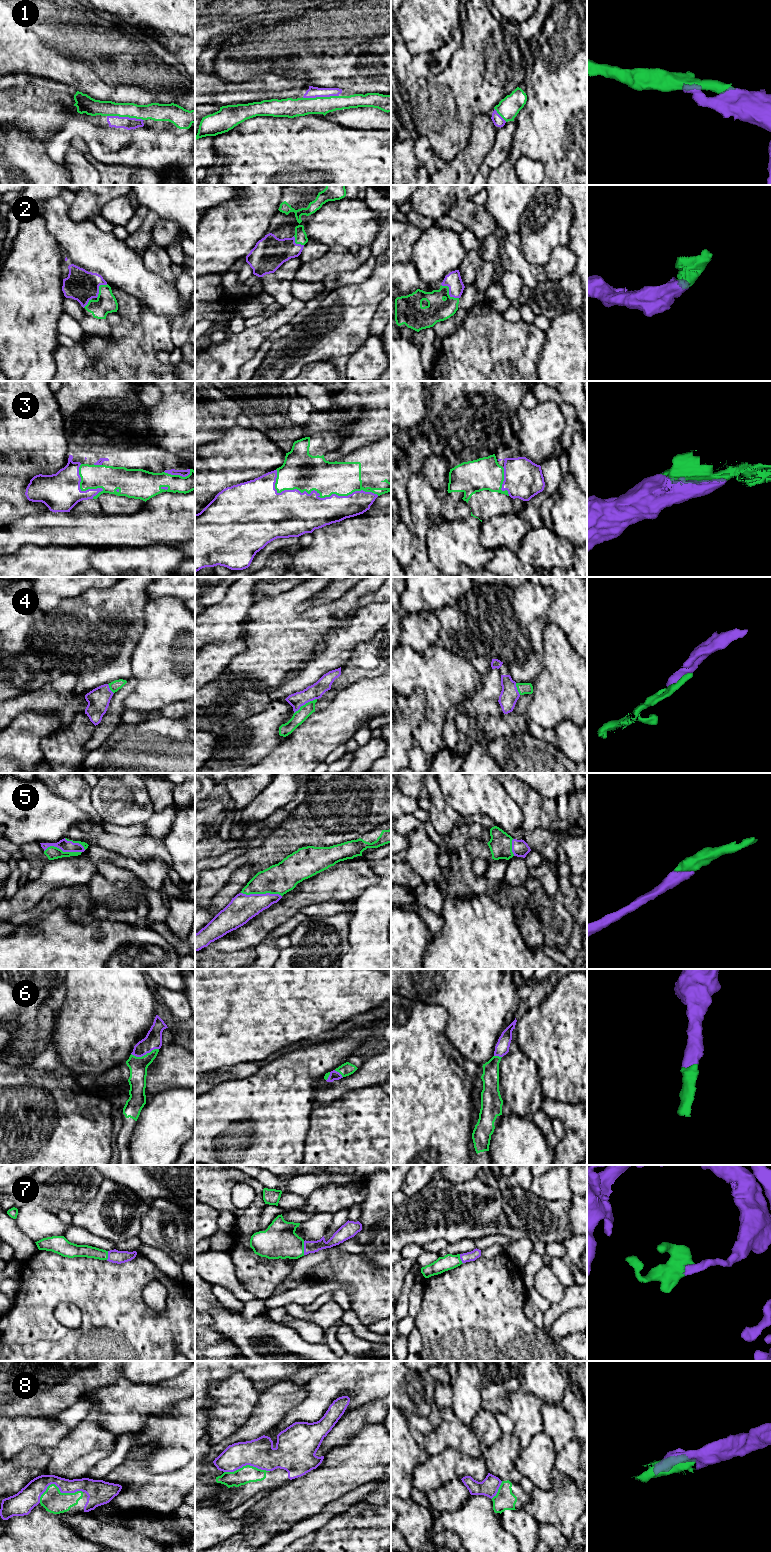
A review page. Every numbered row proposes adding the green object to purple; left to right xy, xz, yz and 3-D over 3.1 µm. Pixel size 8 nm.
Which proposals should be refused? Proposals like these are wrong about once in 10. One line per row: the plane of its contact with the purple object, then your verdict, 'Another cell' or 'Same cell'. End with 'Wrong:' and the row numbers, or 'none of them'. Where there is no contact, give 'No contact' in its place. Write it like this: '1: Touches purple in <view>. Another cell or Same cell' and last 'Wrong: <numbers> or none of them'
1: Touches purple in xy. Same cell
2: Touches purple in yz. Same cell
3: Touches purple in xz. Same cell
4: Touches purple in xz. Same cell
5: Touches purple in xz. Same cell
6: Touches purple in xy. Same cell
7: Touches purple in xz. Same cell
8: Touches purple in xy. Same cell
Wrong: none of them

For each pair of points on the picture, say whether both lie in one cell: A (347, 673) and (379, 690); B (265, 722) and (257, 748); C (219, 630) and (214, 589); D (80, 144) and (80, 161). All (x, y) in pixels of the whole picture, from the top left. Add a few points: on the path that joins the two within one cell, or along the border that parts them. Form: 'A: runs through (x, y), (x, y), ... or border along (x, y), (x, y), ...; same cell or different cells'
A: border along (380, 673), (371, 677), (359, 678), (349, 684); different cells
B: runs through (262, 728), (257, 736), (257, 742); same cell
C: border along (228, 587), (224, 596), (217, 603), (205, 608); different cells
D: border along (71, 145), (85, 155); different cells

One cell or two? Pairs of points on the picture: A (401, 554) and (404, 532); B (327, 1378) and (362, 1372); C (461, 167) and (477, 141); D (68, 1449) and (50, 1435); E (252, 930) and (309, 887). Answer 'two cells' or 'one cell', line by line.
A: one cell
B: one cell
C: one cell
D: two cells
E: one cell

